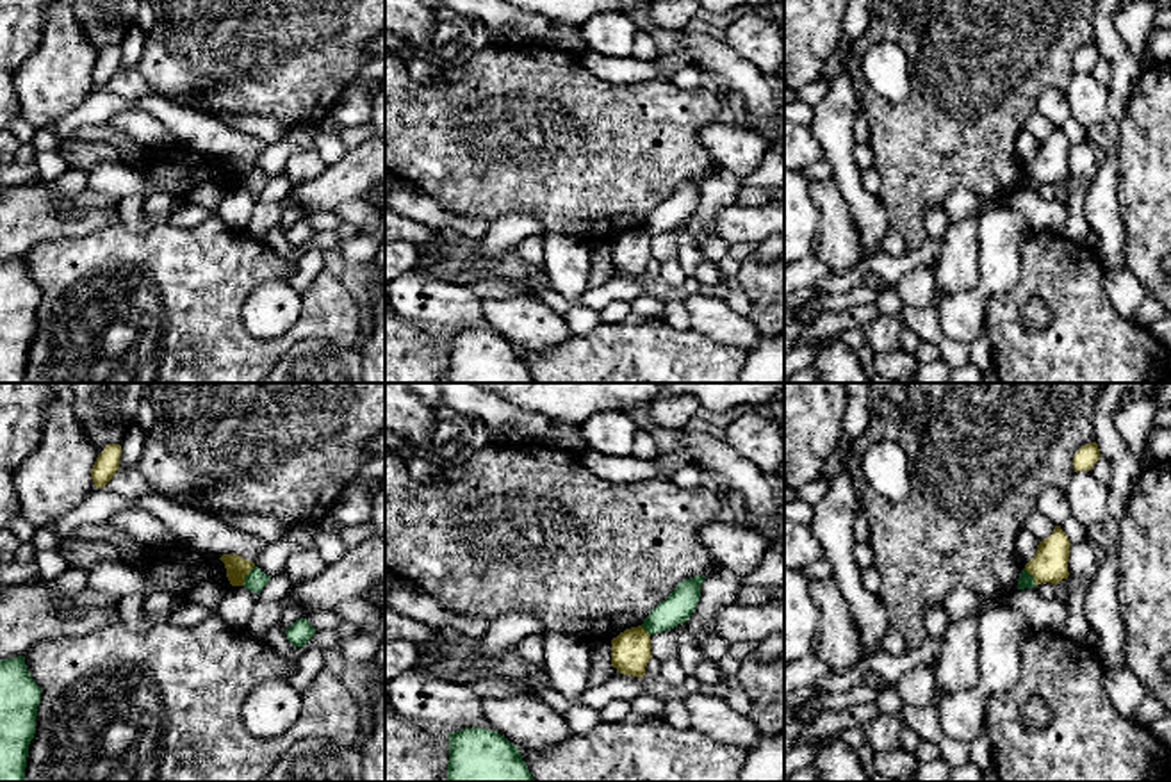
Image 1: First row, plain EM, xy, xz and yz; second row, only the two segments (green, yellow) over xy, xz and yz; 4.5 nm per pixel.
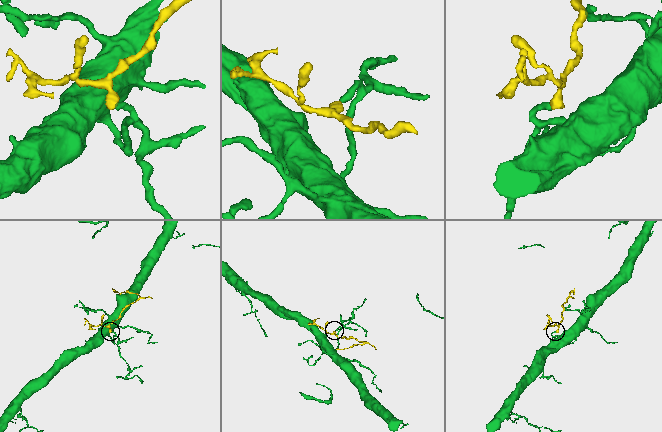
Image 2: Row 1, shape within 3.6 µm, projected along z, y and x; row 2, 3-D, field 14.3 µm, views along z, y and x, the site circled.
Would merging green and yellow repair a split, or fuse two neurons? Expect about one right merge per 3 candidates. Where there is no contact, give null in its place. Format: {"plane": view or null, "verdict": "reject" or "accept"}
{"plane": "xy", "verdict": "reject"}

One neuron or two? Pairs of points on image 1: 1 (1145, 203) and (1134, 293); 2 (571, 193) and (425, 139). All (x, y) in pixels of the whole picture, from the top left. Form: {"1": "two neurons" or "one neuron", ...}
{"1": "two neurons", "2": "one neuron"}

